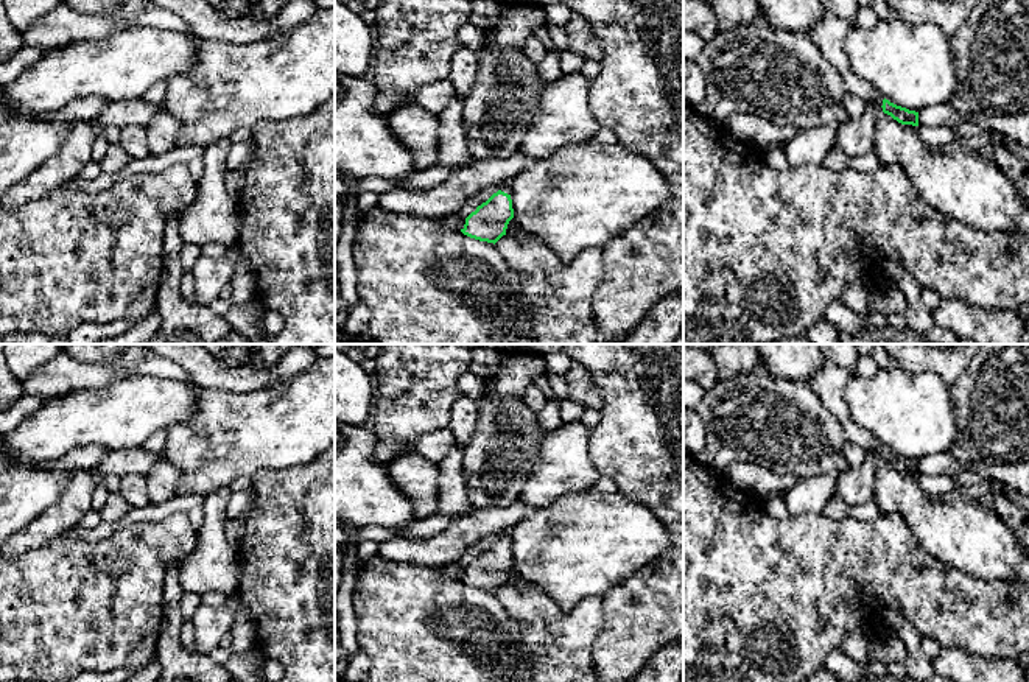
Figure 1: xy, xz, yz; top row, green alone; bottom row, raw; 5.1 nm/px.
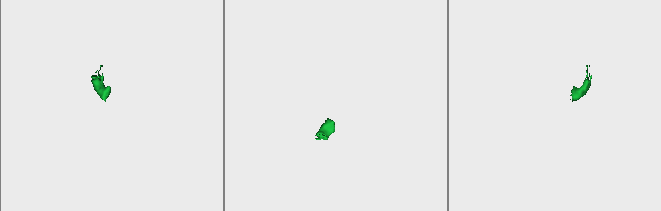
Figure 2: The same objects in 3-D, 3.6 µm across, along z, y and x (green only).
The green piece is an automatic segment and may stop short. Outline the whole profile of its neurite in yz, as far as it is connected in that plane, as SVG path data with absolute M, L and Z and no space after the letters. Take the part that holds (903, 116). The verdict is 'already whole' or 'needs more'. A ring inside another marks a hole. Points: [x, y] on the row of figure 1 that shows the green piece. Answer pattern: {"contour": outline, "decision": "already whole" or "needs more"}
{"contour": "M884 98L881 107L867 107L861 117L850 118L839 126L834 148L839 148L847 157L873 151L873 134L883 112L901 125L918 126L918 112L897 106Z", "decision": "needs more"}

